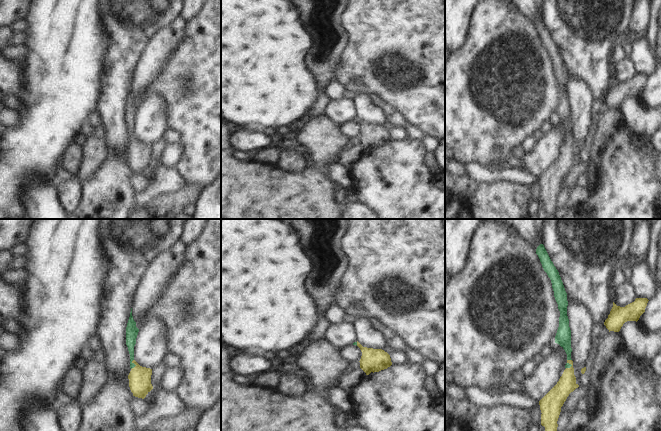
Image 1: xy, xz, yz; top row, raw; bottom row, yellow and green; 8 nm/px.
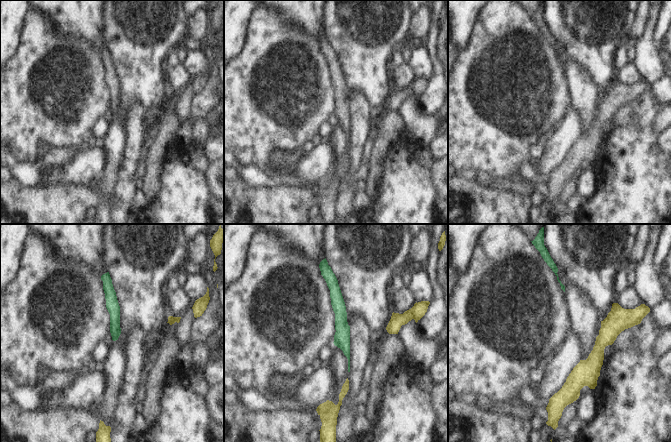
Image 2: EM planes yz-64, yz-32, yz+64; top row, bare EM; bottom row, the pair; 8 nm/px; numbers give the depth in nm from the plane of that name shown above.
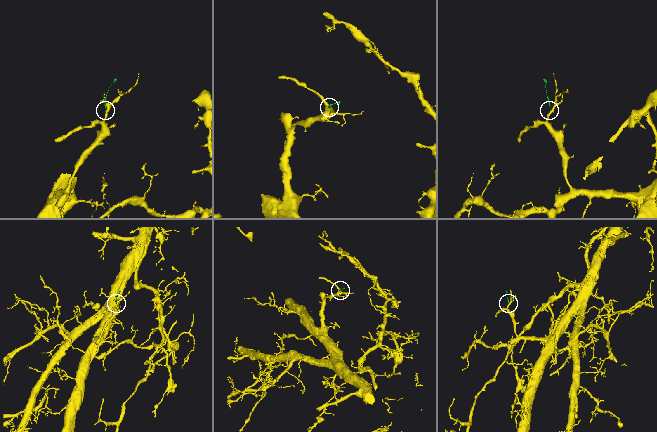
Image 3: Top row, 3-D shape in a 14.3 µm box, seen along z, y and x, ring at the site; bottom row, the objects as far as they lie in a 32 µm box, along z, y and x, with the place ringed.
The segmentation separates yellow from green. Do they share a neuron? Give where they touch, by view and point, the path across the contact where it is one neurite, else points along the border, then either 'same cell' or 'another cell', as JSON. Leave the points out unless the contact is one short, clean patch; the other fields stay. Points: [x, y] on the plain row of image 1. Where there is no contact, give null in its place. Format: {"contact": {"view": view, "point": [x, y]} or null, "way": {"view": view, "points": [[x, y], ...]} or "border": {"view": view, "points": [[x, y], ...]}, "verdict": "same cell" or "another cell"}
{"contact": {"view": "xy", "point": [134, 139]}, "way": {"view": "xy", "points": [[139, 153], [134, 139], [131, 129], [131, 108]]}, "verdict": "same cell"}

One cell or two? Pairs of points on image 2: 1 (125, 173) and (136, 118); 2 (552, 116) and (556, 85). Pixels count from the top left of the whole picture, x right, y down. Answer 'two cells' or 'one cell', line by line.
1: one cell
2: one cell

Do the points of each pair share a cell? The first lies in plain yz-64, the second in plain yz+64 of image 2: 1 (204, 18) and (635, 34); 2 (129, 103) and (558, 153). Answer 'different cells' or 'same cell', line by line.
1: same cell
2: different cells

